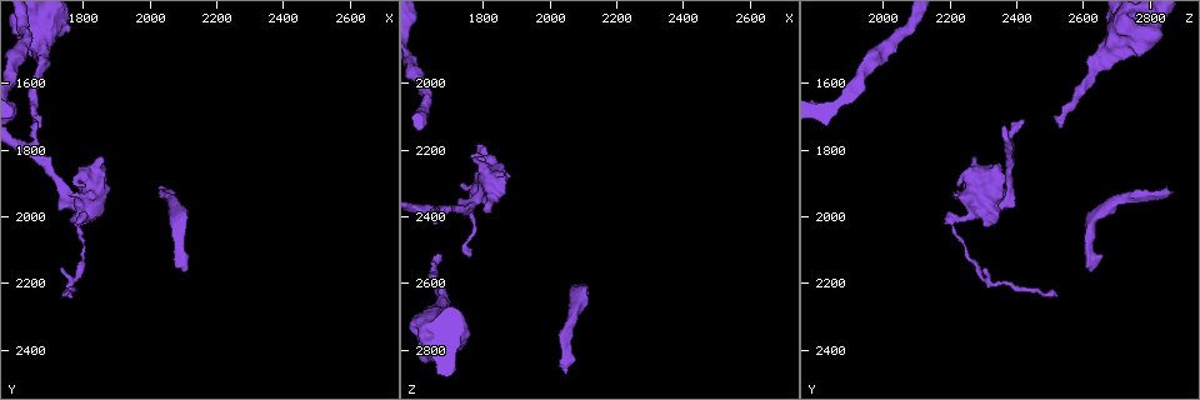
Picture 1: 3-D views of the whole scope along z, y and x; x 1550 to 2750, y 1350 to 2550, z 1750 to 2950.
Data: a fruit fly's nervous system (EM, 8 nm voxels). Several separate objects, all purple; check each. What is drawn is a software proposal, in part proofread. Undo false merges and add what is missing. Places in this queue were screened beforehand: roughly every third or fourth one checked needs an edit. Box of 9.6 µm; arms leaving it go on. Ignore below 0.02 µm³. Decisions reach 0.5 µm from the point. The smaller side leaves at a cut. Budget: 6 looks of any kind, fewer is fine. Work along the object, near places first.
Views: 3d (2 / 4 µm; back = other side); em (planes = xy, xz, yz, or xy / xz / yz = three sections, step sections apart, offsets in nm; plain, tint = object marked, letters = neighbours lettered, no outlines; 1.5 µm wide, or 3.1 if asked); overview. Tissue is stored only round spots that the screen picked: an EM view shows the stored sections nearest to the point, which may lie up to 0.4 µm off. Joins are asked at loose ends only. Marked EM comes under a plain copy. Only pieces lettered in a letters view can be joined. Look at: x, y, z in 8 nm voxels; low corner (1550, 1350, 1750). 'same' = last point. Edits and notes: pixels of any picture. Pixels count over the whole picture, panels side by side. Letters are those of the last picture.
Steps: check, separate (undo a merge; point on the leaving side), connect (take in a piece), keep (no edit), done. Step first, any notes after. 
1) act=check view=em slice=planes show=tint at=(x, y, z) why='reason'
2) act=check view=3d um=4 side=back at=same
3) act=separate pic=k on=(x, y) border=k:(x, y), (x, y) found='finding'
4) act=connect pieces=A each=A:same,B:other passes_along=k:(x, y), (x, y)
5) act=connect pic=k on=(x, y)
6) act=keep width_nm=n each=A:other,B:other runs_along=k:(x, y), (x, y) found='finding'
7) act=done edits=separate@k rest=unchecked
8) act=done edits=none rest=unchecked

act=check view=em slice=xz step=8 show=tint at=(2040, 1900, 2850) why='branch stops here'

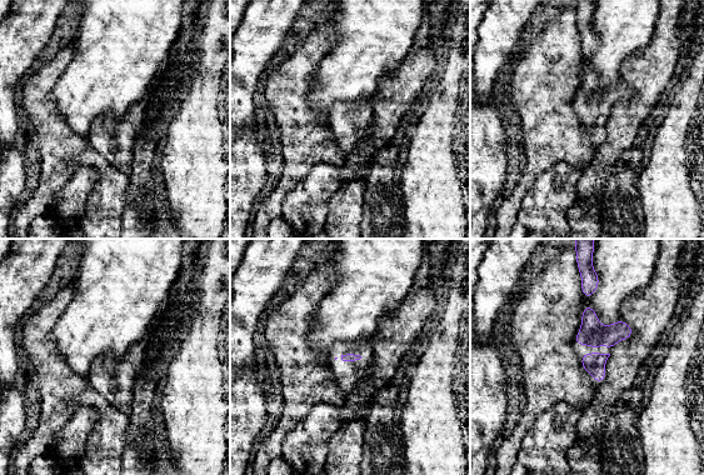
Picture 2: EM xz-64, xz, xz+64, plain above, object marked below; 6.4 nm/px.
act=check view=em slice=xz step=8 show=letters at=same why='what lies round it'

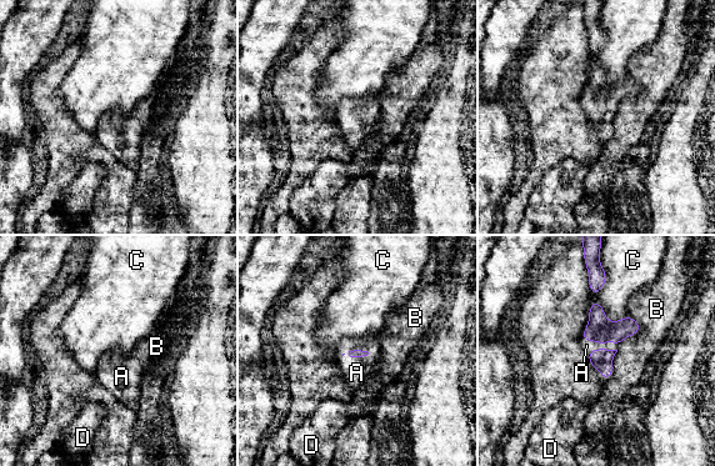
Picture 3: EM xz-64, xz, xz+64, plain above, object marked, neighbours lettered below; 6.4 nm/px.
act=connect pieces=A each=A:same,B:other,C:other,D:other passes_along=3:(356, 352), (358, 356), (356, 372) found='the neuron continues'

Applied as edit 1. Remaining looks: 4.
act=check view=overview why='see it whole again'

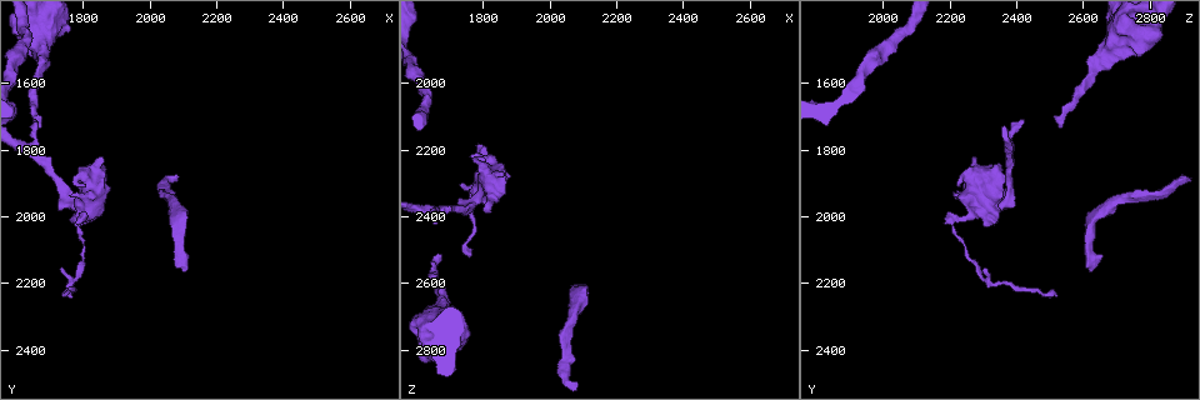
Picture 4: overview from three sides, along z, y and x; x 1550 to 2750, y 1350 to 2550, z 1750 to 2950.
act=check view=3d um=4 at=(1660, 1700, 2520) why='free end'

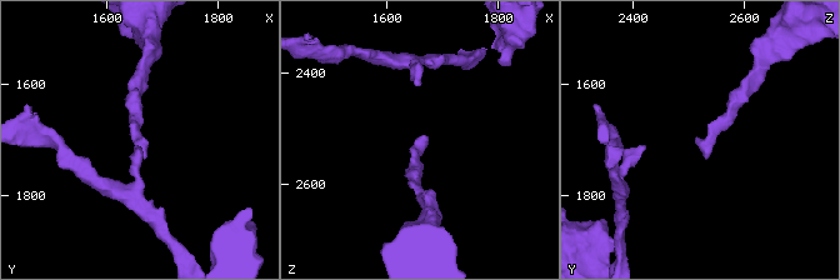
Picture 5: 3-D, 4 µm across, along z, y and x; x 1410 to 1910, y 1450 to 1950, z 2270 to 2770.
act=check view=em slice=yz step=4 show=tint at=(1670, 1695, 2520)

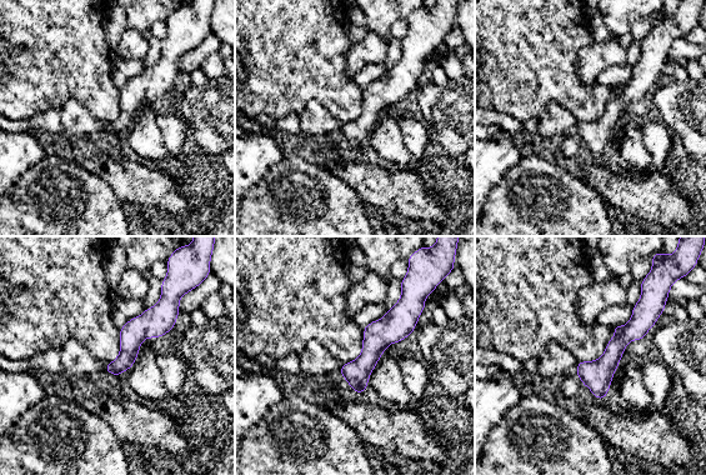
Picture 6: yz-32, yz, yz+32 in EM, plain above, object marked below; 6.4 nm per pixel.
act=check view=em slice=yz step=4 show=letters at=same

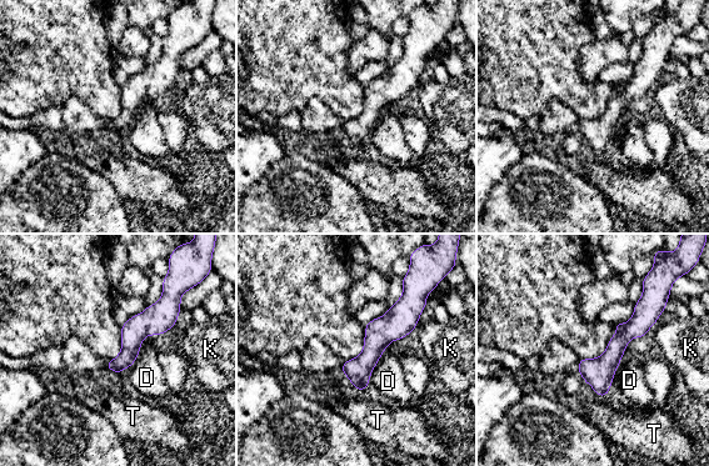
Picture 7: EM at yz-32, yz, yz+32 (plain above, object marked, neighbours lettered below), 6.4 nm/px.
act=keep each=D:other,K:other,T:other runs_along=7:(642, 309), (602, 369), (602, 394) found='none of them fits'

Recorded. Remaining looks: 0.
act=done edits=connect@3 rest=unchecked

